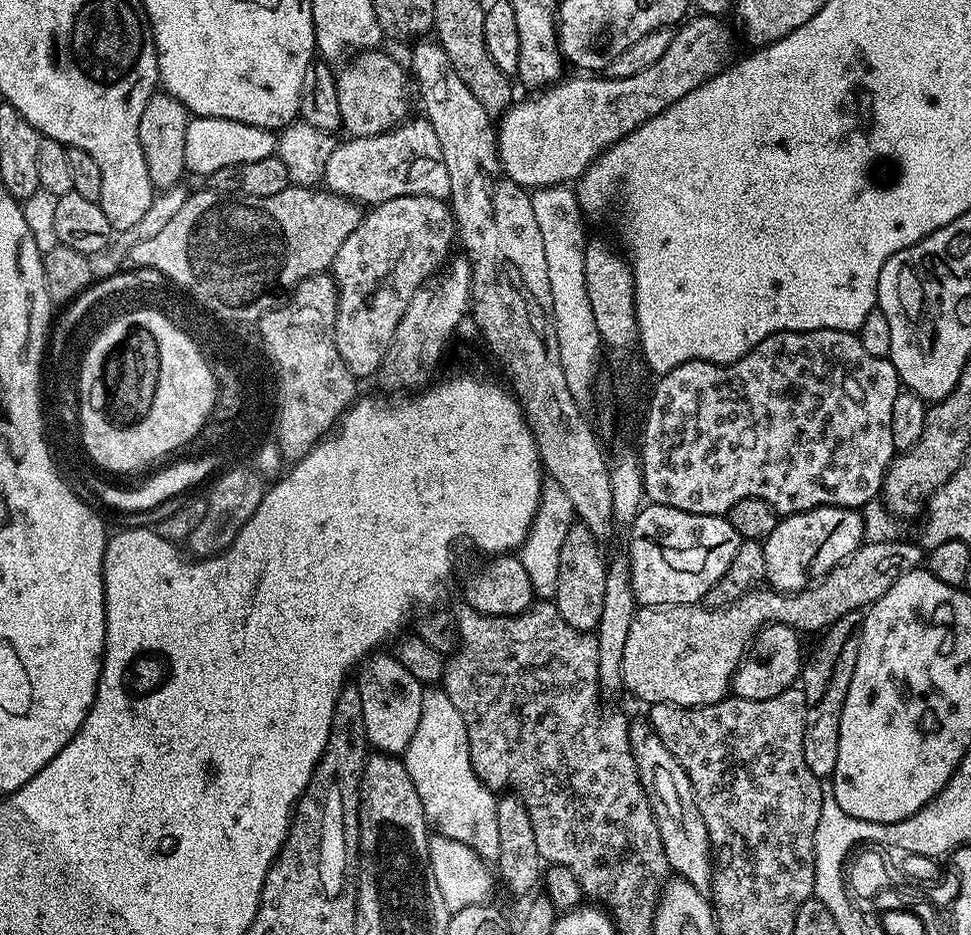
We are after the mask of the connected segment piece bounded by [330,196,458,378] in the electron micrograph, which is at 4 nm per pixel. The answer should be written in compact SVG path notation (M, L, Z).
M399 196L375 205L372 212L363 217L360 225L342 242L338 254L334 258L330 275L336 282L338 302L336 303L336 345L338 354L342 354L342 362L357 378L375 377L380 364L386 358L386 350L394 338L394 330L398 330L398 322L402 314L406 314L406 306L410 306L410 298L425 280L443 269L450 253L453 251L452 240L457 239L456 222L451 207L445 201L429 196Z

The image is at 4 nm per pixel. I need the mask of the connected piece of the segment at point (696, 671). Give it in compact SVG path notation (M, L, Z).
M890 538L886 542L863 543L856 549L856 553L852 556L847 556L837 568L831 568L827 576L823 577L819 582L809 583L808 587L795 594L785 594L773 590L771 587L764 586L759 590L747 592L742 599L734 602L728 608L705 608L703 603L699 604L650 604L640 606L636 609L636 617L634 622L630 622L630 635L626 637L626 646L622 653L622 678L624 679L624 688L627 691L632 691L640 700L645 700L645 705L651 706L654 704L679 704L681 708L695 708L706 704L716 704L719 700L725 699L729 695L730 685L732 683L732 675L736 673L736 666L744 658L745 652L748 651L748 646L752 642L752 637L760 631L766 624L789 624L795 628L797 633L805 634L804 632L814 632L823 630L829 624L834 623L838 618L842 618L842 614L854 612L857 610L867 609L869 604L873 604L878 598L882 598L882 594L886 594L886 590L890 590L890 586L894 586L894 582L898 582L898 578L907 572L913 572L914 569L921 567L925 563L926 552L922 547L919 548L916 544L911 544L908 540L896 540Z

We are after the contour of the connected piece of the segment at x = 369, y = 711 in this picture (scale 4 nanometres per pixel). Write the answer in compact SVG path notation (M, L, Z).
M376 654L371 657L363 665L364 677L358 681L358 687L360 690L360 697L362 698L362 718L364 719L364 725L366 726L366 734L368 735L368 743L377 753L380 754L403 754L410 746L410 738L414 738L414 730L418 730L418 718L422 718L422 698L424 697L425 685L420 684L415 678L414 674L410 674L410 670L406 670L406 666L402 666L402 662L398 662L395 655L388 654L388 656L380 656Z

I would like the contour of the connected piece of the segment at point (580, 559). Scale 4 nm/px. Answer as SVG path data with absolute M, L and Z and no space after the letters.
M573 522L566 530L566 539L562 541L562 550L558 550L558 582L554 603L558 614L574 626L574 630L592 632L602 618L602 597L606 594L606 555L601 541L585 524Z

